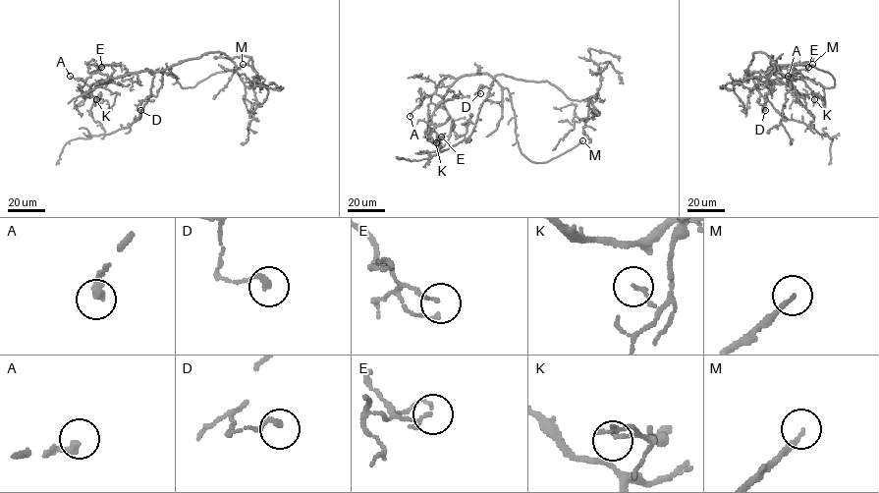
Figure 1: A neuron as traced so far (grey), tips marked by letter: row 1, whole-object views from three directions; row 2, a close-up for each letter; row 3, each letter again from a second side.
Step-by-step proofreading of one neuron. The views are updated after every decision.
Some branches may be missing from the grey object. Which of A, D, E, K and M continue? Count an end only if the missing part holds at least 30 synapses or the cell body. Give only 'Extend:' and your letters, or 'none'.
Extend: A, M

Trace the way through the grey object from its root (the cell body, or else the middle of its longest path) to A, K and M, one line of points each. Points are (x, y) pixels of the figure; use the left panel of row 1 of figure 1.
A: (172, 66), (158, 71), (128, 73), (115, 78), (94, 72), (85, 82), (70, 76)
K: (172, 66), (158, 71), (128, 73), (93, 83), (88, 94), (100, 93), (99, 100), (96, 99)
M: (172, 66), (154, 72), (170, 72), (182, 87), (189, 87), (212, 74), (235, 70), (243, 64)

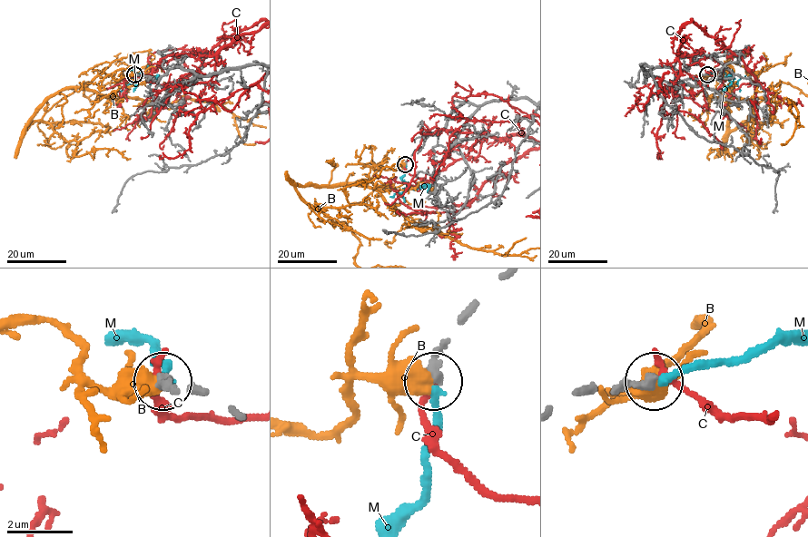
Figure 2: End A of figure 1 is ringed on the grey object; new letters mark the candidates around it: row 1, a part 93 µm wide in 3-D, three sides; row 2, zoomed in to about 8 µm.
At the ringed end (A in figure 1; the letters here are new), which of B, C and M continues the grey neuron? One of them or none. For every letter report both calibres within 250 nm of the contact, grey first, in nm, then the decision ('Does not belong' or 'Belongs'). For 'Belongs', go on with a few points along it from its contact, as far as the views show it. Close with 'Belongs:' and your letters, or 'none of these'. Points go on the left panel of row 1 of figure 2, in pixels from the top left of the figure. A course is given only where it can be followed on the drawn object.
B: Thickness 300 nm (grey) against 650 nm. Does not belong
C: Thickness 280 nm (grey) against 240 nm. Does not belong
M: Thickness 280 nm (grey) against 220 nm. Belongs
Belongs: M

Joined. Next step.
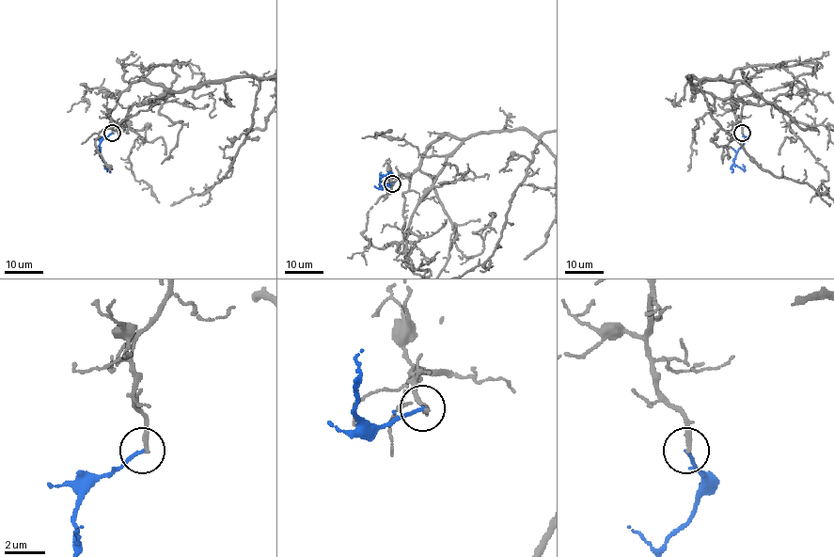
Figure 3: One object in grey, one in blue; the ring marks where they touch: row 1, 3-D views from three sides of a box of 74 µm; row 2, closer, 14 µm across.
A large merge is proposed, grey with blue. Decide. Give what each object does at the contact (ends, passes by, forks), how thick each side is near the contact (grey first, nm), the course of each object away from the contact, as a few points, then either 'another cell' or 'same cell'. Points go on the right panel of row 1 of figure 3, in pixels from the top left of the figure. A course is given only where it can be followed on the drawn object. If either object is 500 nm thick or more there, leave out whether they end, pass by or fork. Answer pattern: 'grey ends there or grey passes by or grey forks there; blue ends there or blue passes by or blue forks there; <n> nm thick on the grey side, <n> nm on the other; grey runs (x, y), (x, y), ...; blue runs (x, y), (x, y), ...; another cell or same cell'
grey ends there; blue ends there; 260 nm thick on the grey side, 160 nm on the other; blue runs (742, 133), (746, 139), (733, 164), (744, 169), (743, 165); another cell

